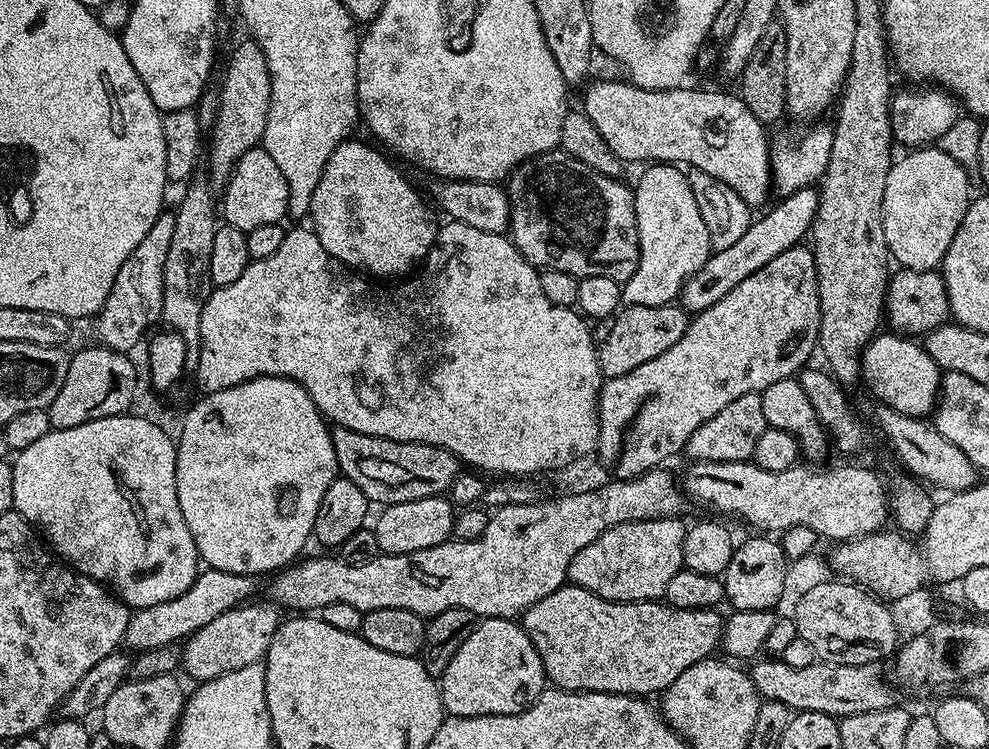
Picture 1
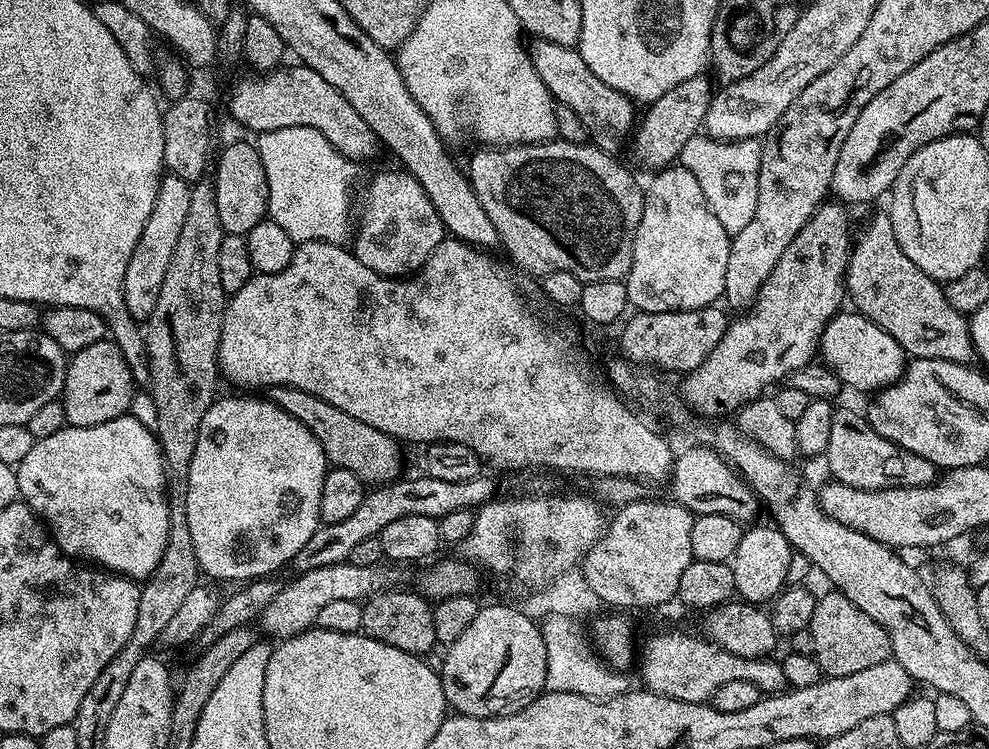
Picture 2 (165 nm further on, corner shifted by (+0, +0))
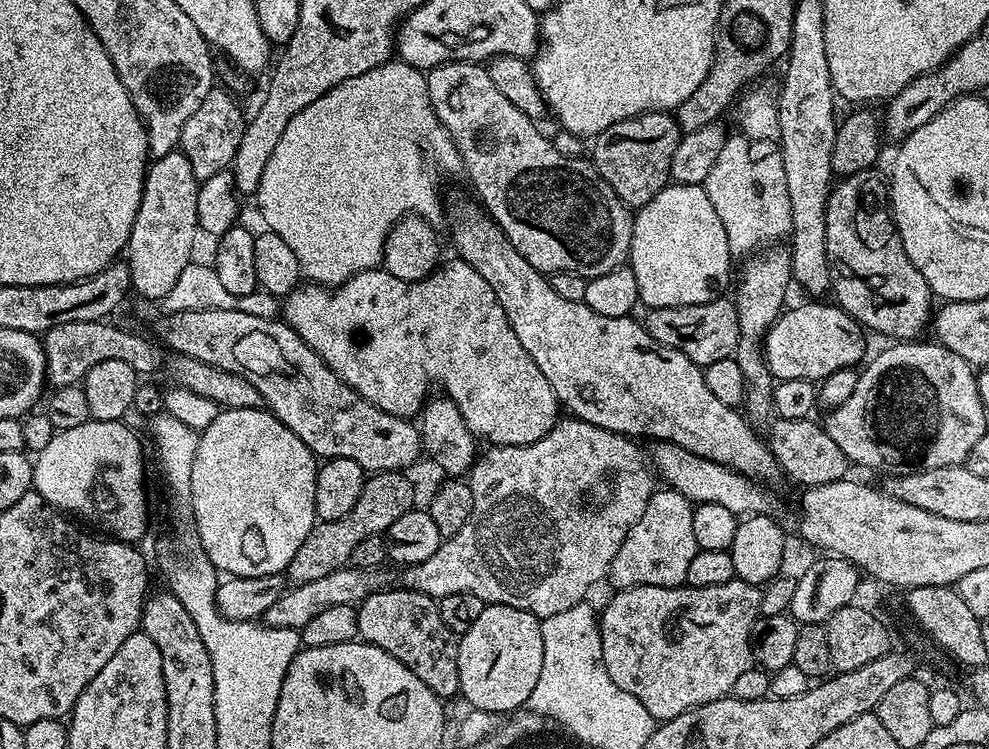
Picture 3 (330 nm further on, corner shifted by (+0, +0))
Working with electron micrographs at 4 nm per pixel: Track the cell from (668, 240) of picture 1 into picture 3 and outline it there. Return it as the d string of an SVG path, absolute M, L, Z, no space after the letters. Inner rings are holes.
M669 182L662 191L654 194L654 198L650 198L650 202L646 202L646 206L642 206L635 213L632 222L632 241L630 242L630 250L628 251L628 260L630 267L634 270L634 279L638 282L638 294L640 295L640 304L645 309L649 308L673 308L674 306L690 306L691 304L709 304L712 300L719 300L725 295L724 292L729 291L730 281L734 276L734 268L732 272L732 263L734 257L728 239L726 238L726 226L722 226L722 218L718 218L718 210L714 210L714 202L710 202L708 190L704 184L673 184Z

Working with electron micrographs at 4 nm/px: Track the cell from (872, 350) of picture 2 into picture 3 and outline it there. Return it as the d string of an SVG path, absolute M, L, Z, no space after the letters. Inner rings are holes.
M832 302L808 303L812 304L781 312L764 336L764 361L777 381L802 378L819 382L839 368L856 368L864 356L866 332L853 316Z

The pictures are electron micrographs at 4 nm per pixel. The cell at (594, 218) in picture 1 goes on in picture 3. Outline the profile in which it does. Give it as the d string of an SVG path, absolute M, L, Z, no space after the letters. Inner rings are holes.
M449 60L446 64L439 64L436 68L427 69L426 79L434 114L440 120L440 125L450 134L450 138L460 155L463 171L465 173L468 171L468 180L472 183L472 188L480 195L478 197L479 203L484 211L491 216L492 221L506 234L506 238L514 246L514 250L518 250L518 254L522 254L522 258L526 258L526 262L530 262L530 266L534 266L539 272L545 274L573 272L579 276L591 278L619 268L628 260L628 251L632 241L633 213L627 204L621 202L618 194L614 194L614 190L610 190L610 182L606 182L606 178L602 178L602 174L598 174L598 170L593 166L591 159L579 160L576 156L567 156L564 150L557 147L549 137L548 141L536 129L539 127L533 120L526 114L522 114L522 110L518 110L518 106L514 106L514 102L510 102L510 98L506 98L506 94L501 94L498 91L498 86L494 86L487 67L483 63L470 60Z

